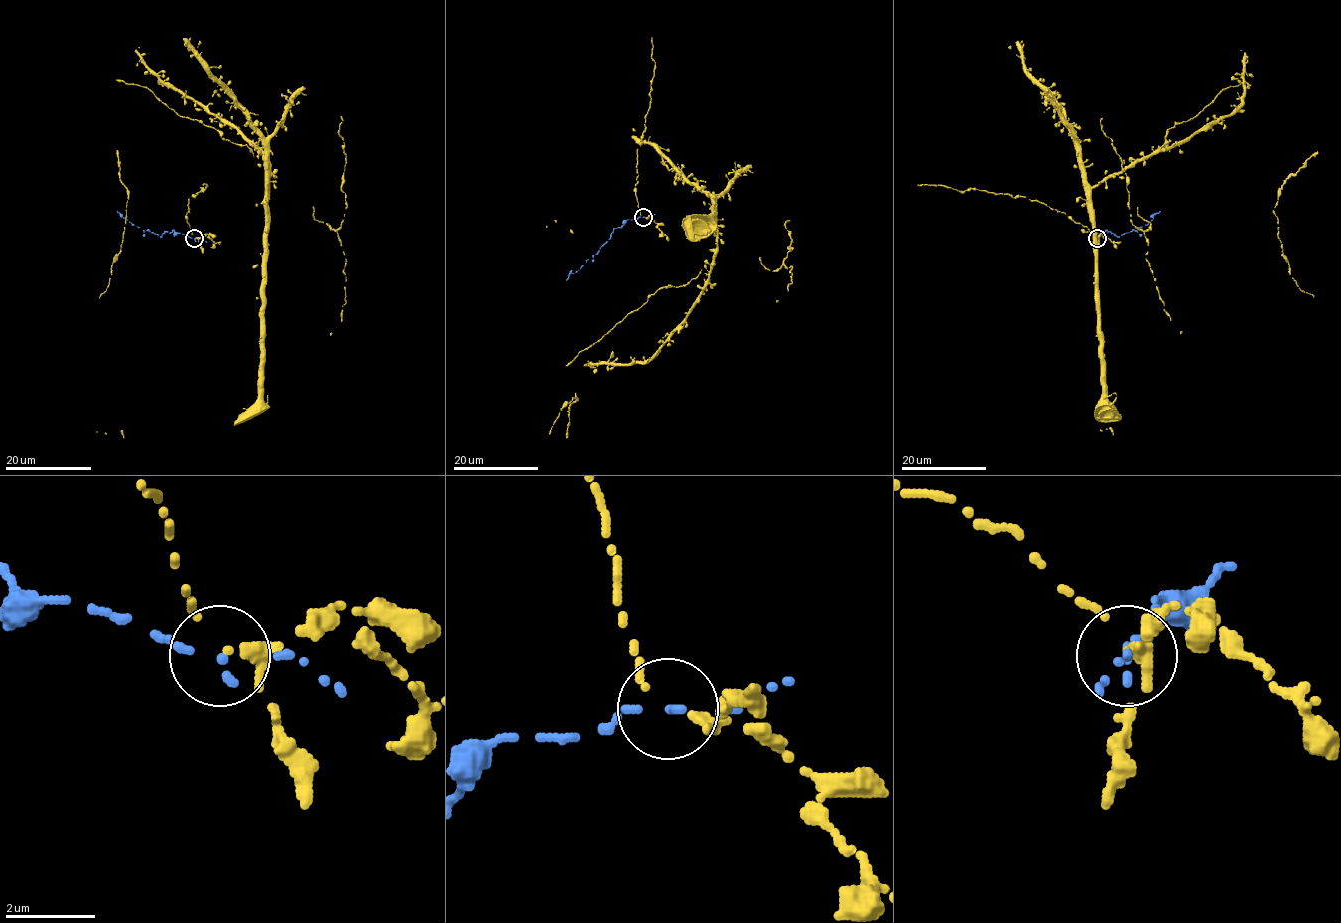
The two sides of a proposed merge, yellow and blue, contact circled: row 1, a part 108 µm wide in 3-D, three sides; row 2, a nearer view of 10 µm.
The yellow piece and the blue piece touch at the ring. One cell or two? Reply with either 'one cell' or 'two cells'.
two cells

